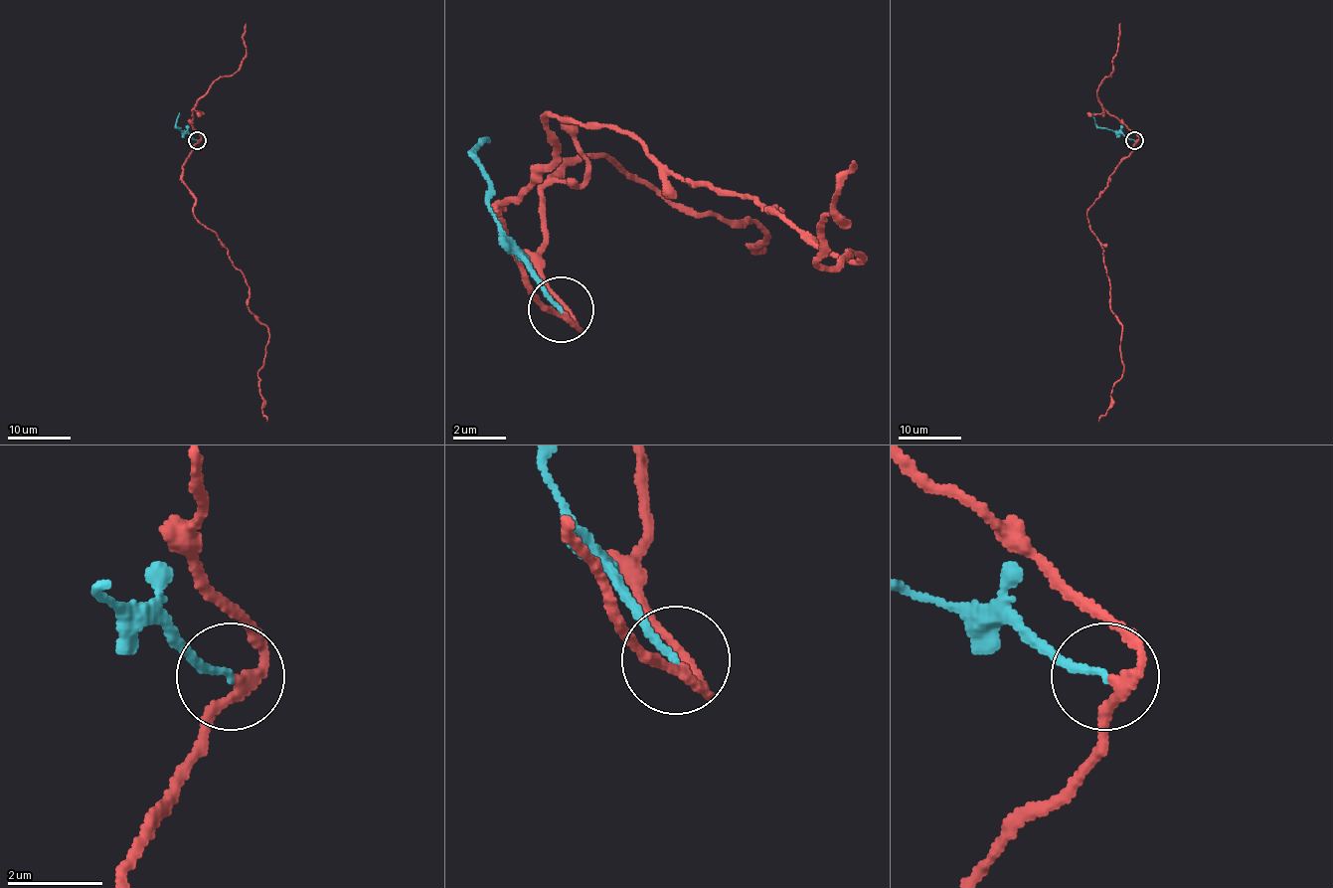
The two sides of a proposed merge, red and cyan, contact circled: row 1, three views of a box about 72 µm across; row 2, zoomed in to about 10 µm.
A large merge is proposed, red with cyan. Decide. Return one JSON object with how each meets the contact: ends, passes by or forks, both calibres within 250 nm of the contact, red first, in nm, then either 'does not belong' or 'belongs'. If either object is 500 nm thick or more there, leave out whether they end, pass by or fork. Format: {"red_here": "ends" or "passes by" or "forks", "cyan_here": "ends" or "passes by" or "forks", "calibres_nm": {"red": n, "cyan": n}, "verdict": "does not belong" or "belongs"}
{"red_here": "passes by", "cyan_here": "ends", "calibres_nm": {"red": 180, "cyan": 140}, "verdict": "does not belong"}

